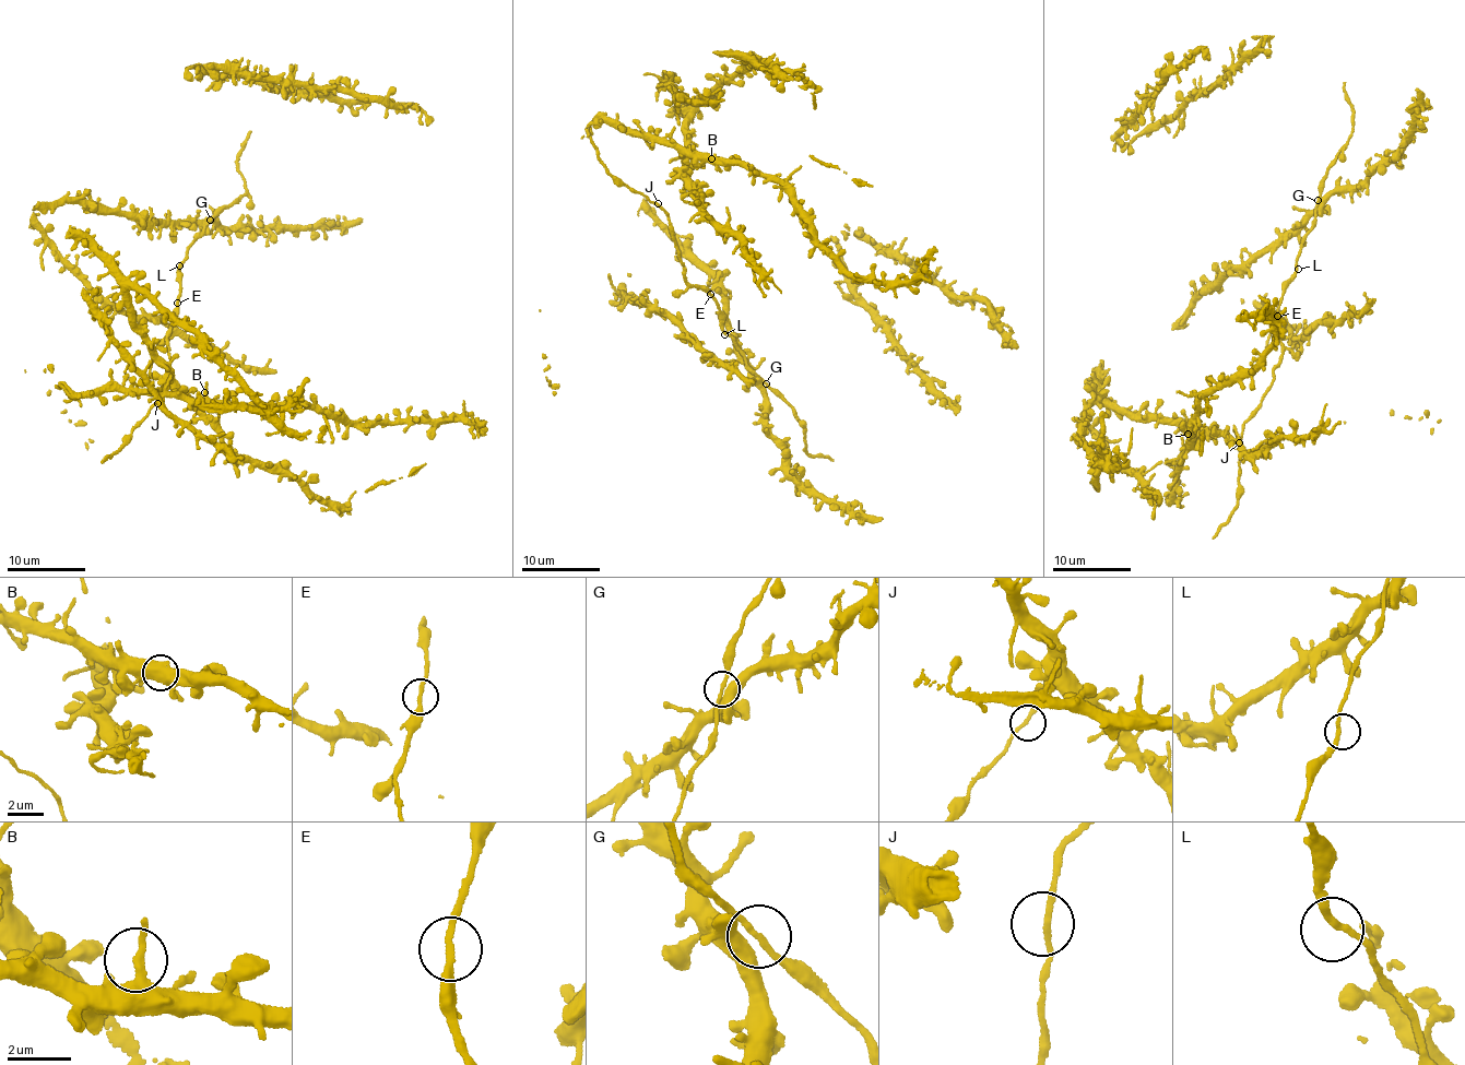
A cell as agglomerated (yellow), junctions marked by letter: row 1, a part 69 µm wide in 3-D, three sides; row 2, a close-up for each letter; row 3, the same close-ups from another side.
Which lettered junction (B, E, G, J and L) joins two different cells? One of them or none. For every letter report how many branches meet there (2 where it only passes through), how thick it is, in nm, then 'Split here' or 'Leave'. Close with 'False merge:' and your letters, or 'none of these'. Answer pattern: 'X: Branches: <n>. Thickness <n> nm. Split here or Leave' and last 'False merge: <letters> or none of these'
B: Branches: 2. Thickness 260 nm. Leave
E: Branches: 2. Thickness 200 nm. Leave
G: Branches: 2. Thickness 180 nm. Leave
J: Branches: 2. Thickness 180 nm. Leave
L: Branches: 2. Thickness 200 nm. Leave
False merge: none of these

